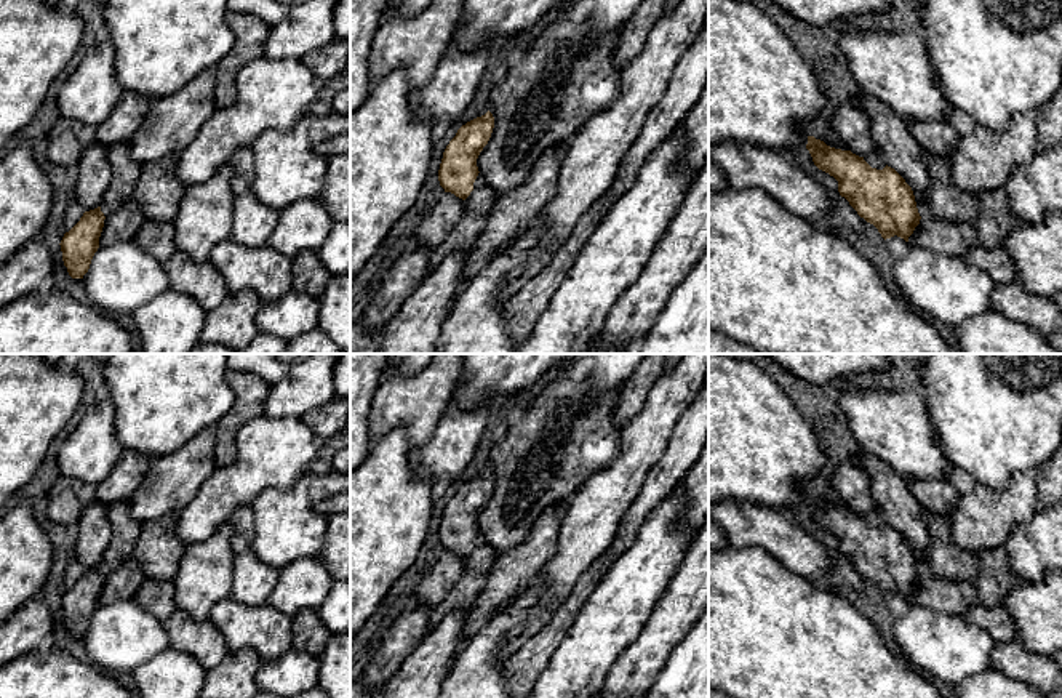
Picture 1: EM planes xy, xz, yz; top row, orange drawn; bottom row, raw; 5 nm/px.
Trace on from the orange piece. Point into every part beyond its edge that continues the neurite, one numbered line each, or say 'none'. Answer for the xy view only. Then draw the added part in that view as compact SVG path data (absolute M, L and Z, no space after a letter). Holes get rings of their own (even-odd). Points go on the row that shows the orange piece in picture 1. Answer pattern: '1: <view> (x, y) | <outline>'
none

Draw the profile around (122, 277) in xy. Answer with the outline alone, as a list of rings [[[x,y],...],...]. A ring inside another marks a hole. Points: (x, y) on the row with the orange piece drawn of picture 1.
[[[133,239],[99,247],[83,285],[88,303],[112,317],[133,314],[170,288],[163,264]]]

